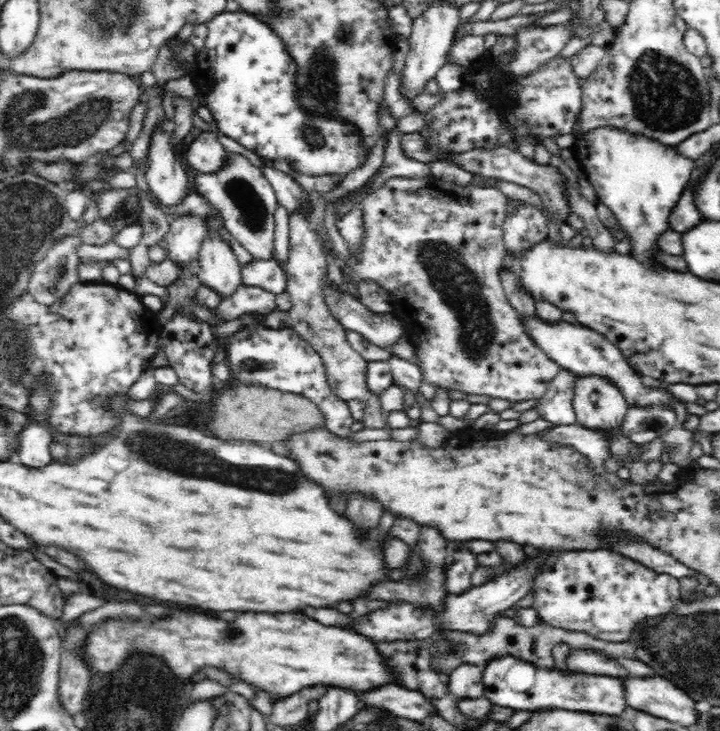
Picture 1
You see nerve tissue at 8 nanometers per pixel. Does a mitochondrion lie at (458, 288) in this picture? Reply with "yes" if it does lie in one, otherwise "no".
yes

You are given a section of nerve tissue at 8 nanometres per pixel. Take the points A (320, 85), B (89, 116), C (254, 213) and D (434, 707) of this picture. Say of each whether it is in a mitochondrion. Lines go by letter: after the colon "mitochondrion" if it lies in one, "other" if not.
A: mitochondrion
B: mitochondrion
C: mitochondrion
D: other

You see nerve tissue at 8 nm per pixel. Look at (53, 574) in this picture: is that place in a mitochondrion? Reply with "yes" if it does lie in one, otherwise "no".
no

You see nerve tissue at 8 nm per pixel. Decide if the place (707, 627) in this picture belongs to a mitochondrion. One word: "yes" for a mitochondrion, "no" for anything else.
yes

